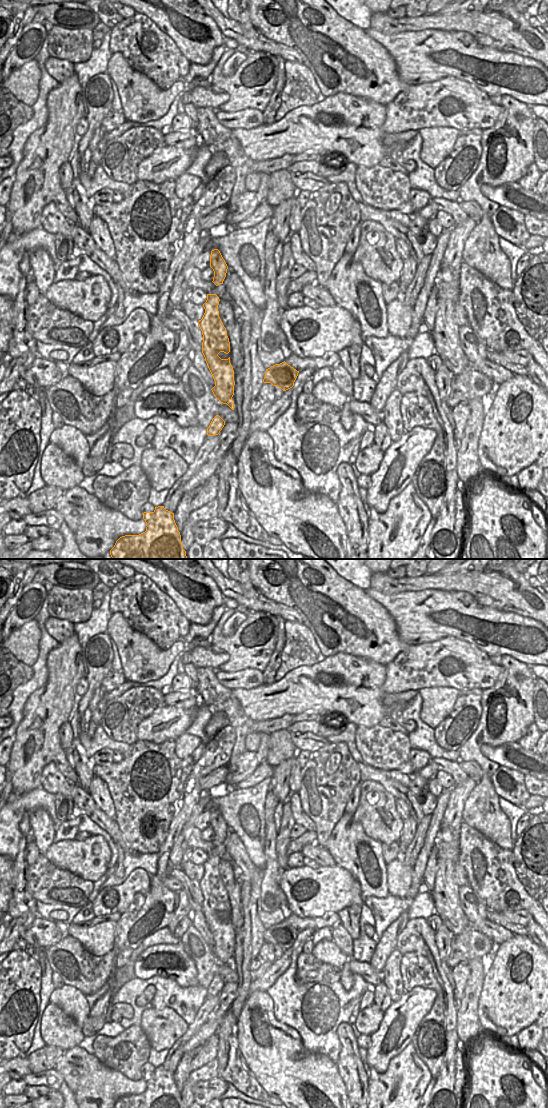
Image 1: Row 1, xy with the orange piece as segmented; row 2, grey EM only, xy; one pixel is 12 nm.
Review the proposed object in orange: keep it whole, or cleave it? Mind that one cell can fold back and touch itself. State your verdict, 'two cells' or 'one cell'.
two cells

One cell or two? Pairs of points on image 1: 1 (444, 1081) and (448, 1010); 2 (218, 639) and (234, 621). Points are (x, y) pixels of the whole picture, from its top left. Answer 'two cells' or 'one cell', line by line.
1: one cell
2: two cells

